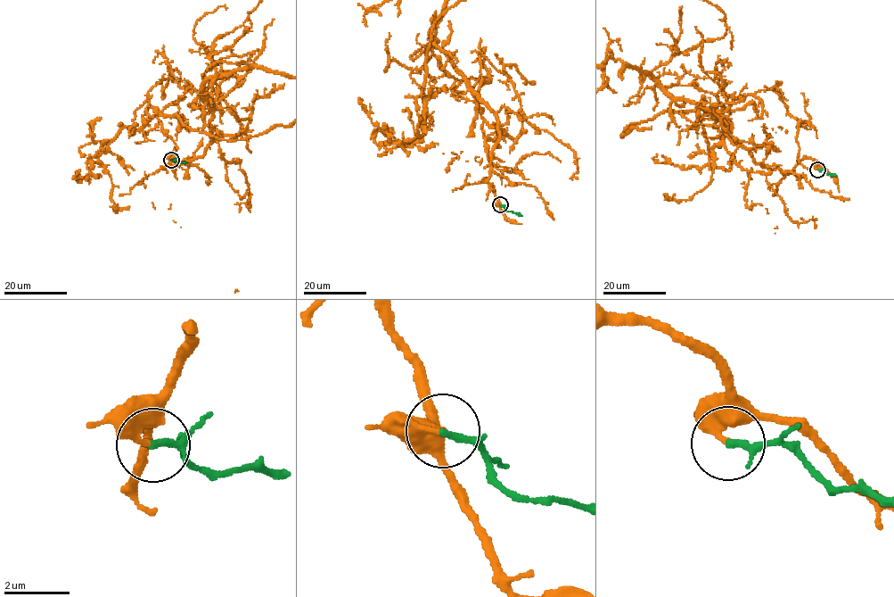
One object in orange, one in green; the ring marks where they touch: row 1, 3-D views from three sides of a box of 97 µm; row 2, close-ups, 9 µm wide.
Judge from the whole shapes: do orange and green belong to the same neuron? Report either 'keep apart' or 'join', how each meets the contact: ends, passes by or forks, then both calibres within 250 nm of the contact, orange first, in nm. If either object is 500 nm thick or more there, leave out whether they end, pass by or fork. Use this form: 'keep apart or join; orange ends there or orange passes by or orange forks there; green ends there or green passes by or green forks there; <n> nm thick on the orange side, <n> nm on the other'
join; orange ends there; green ends there; 280 nm thick on the orange side, 200 nm on the other

